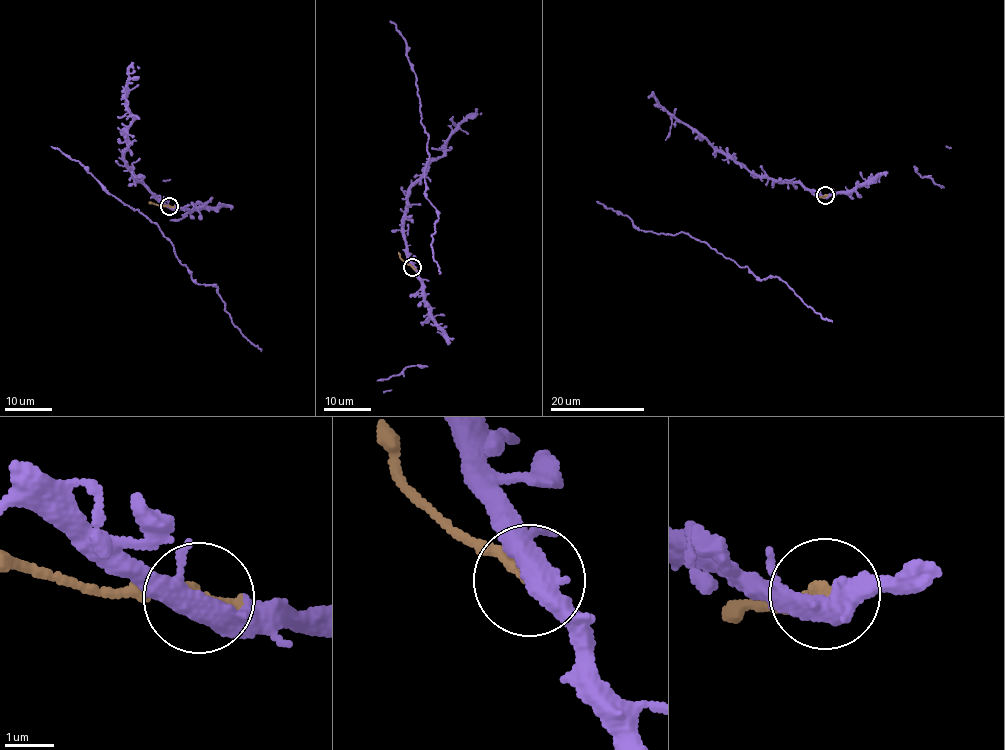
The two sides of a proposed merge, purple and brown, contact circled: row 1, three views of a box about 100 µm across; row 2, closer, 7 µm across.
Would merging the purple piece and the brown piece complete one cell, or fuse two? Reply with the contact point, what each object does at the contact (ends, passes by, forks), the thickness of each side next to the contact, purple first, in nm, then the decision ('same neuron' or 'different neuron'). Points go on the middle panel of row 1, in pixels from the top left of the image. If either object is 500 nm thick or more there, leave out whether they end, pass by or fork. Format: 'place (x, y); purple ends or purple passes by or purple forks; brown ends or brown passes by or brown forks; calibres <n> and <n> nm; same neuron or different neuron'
place (412, 267); purple forks; brown ends; calibres 360 and 300 nm; different neuron

